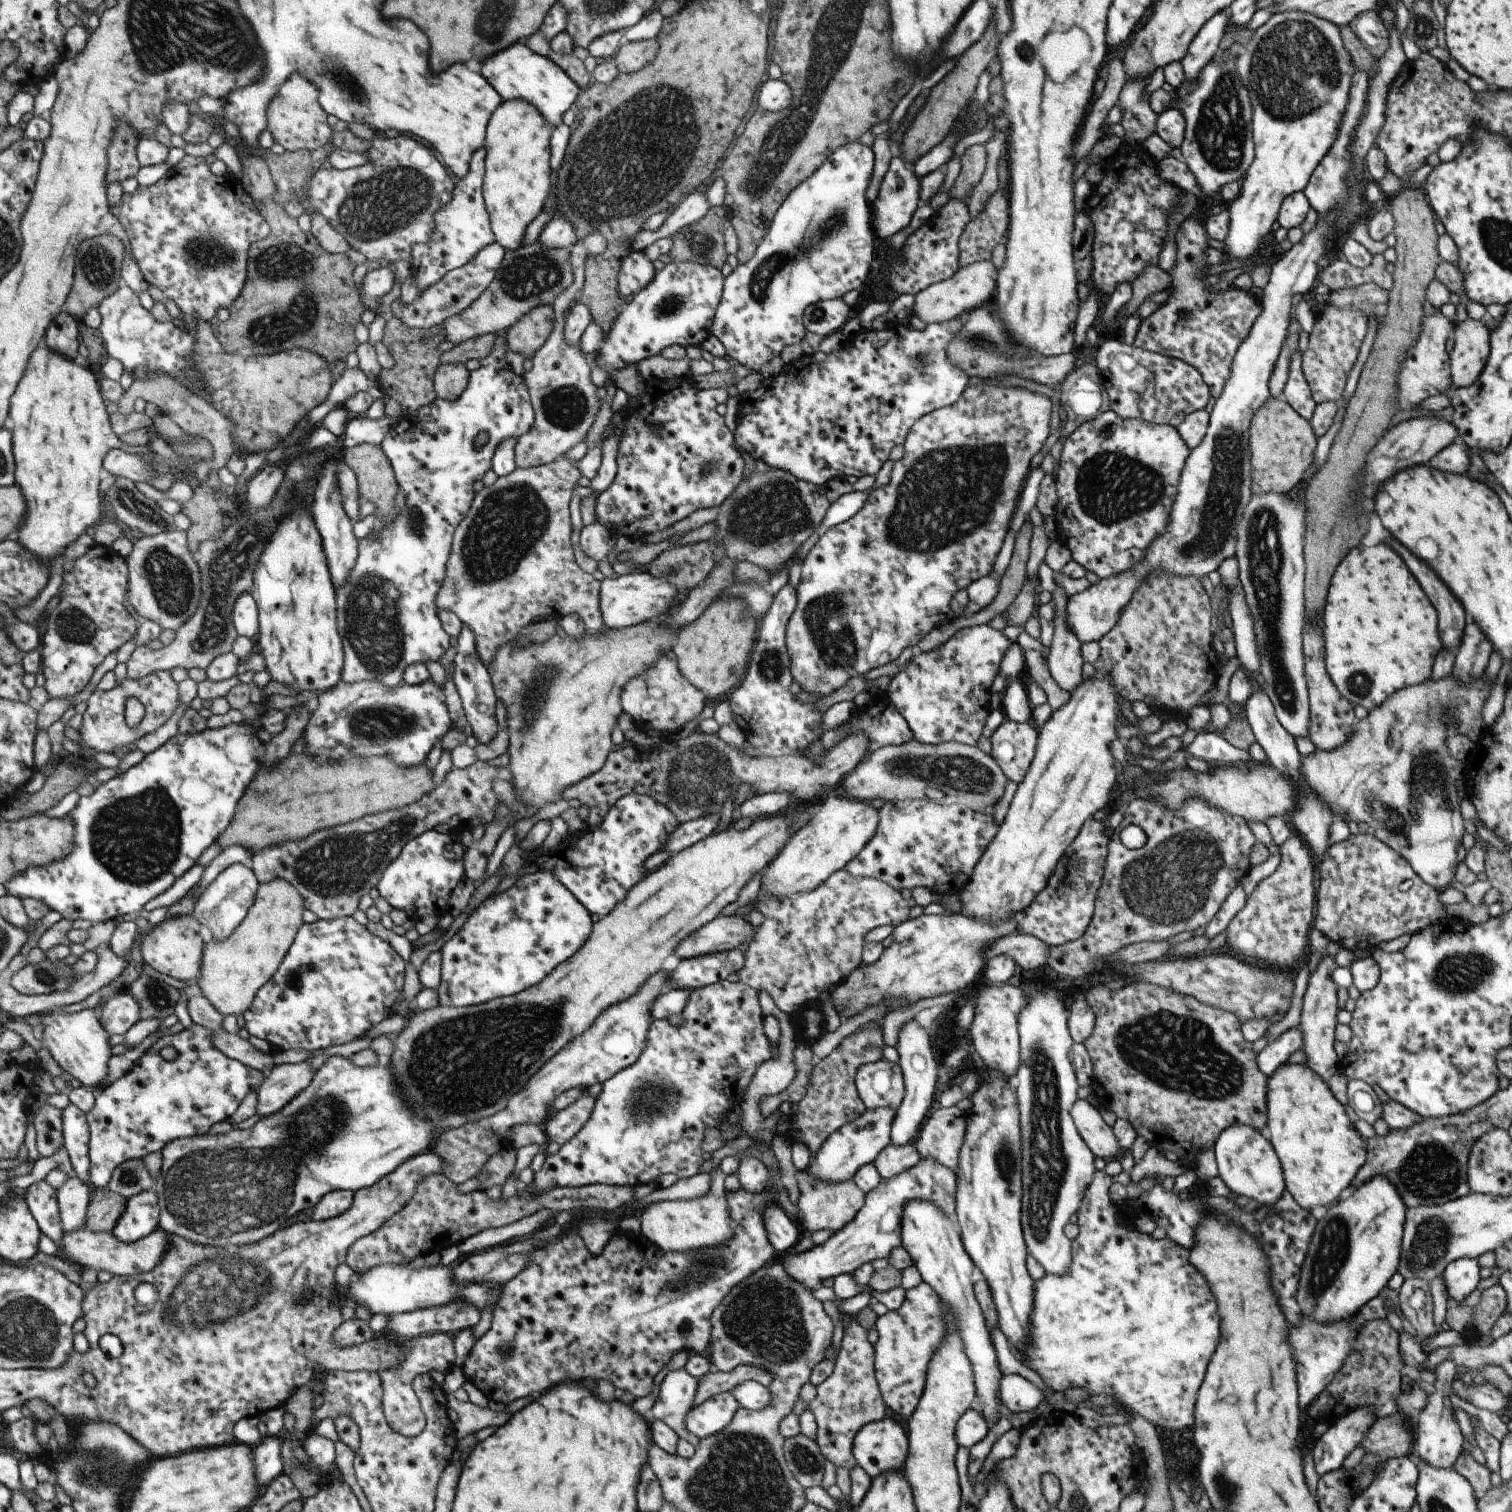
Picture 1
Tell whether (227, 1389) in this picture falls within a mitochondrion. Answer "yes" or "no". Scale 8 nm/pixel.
no

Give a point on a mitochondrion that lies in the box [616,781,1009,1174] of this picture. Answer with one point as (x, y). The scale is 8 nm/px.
(911, 840)

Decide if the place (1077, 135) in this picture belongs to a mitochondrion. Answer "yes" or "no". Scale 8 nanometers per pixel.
no

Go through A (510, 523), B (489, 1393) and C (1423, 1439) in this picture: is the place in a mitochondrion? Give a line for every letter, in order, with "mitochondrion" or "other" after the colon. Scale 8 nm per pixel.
A: mitochondrion
B: other
C: other

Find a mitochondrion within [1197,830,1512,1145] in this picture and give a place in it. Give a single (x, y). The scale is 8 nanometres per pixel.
(1457, 975)

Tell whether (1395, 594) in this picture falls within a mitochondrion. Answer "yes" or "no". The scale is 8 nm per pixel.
no

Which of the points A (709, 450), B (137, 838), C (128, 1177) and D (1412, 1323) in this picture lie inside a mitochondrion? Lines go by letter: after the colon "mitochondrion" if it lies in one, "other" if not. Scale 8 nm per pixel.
A: other
B: mitochondrion
C: mitochondrion
D: other

